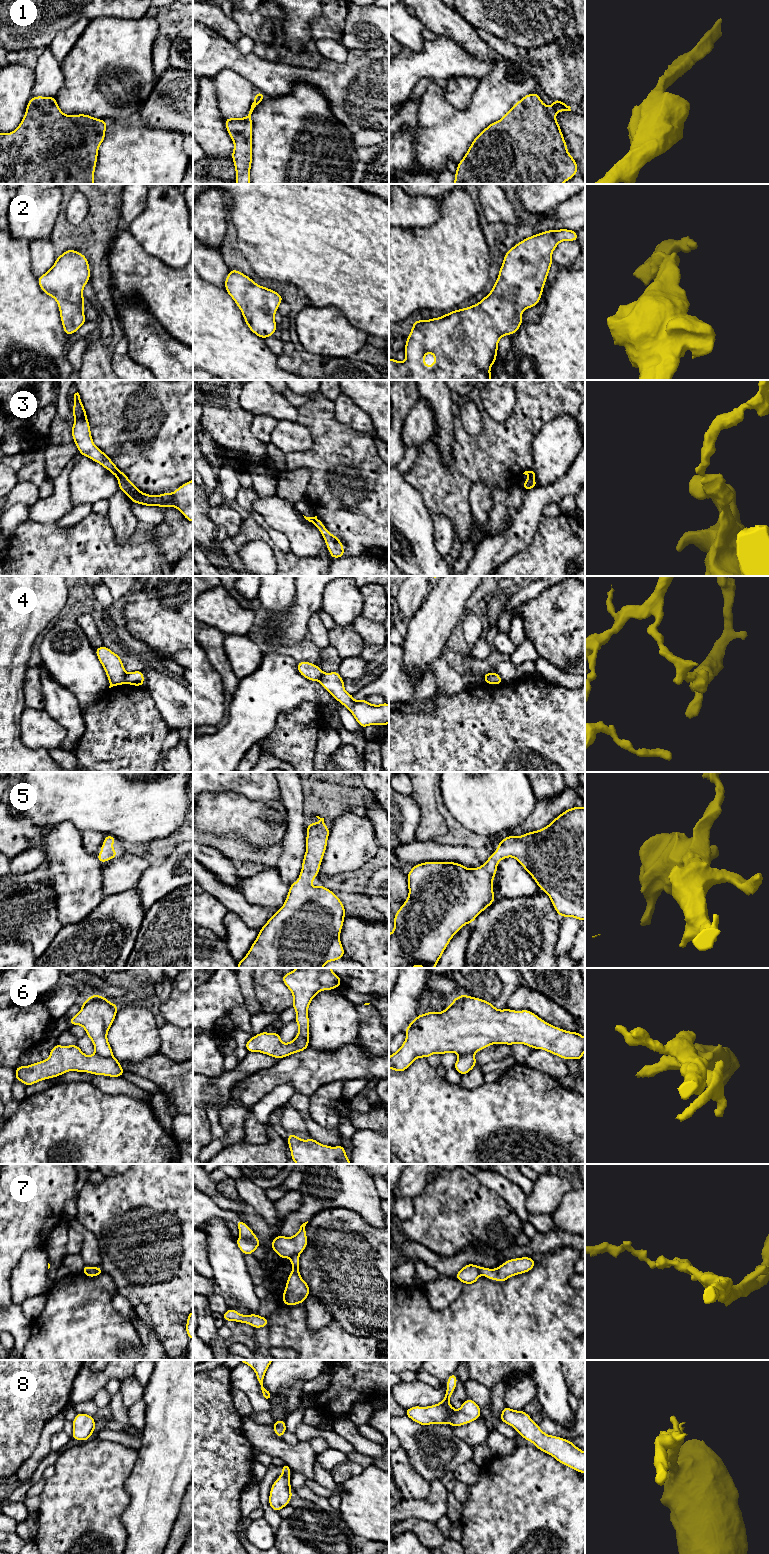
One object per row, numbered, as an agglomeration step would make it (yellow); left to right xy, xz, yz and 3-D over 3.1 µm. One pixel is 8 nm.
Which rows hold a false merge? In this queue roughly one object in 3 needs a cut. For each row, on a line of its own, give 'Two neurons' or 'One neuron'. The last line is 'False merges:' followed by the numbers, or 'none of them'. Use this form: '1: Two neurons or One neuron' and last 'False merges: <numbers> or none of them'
1: One neuron
2: One neuron
3: Two neurons
4: Two neurons
5: One neuron
6: Two neurons
7: Two neurons
8: One neuron
False merges: 3, 4, 6, 7

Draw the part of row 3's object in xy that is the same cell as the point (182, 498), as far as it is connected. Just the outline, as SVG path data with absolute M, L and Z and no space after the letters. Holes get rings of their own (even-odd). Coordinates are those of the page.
M119 472L119 489L126 493L131 502L144 506L175 507L190 522L193 522L193 479L178 487L173 493L148 495L141 492L126 476Z

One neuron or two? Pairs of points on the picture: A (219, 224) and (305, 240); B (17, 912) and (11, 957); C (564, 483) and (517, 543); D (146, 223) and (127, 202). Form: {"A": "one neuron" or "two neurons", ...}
{"A": "two neurons", "B": "two neurons", "C": "one neuron", "D": "two neurons"}

